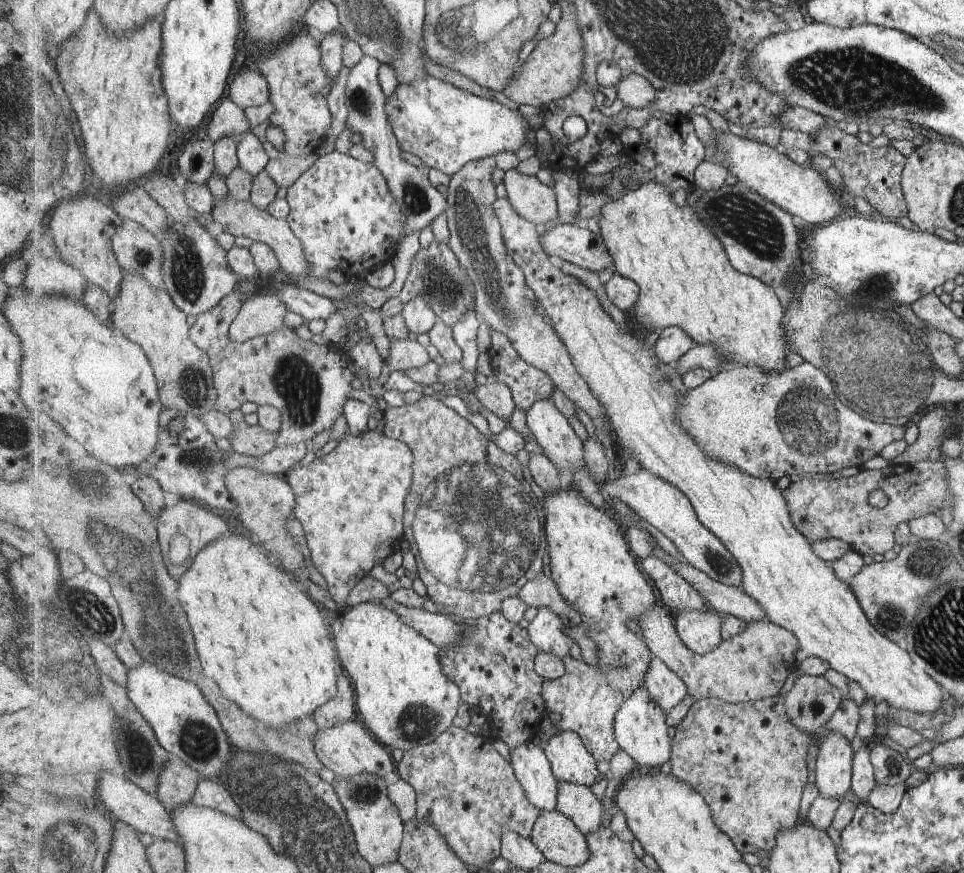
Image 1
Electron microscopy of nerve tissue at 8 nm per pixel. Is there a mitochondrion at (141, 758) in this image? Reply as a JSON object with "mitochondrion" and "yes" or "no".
{"mitochondrion":"yes"}

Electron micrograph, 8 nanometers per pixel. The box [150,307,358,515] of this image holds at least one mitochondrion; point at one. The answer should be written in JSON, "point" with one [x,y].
{"point":[298,386]}

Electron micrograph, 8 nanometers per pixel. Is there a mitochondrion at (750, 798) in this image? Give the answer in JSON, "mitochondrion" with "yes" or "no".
{"mitochondrion":"yes"}

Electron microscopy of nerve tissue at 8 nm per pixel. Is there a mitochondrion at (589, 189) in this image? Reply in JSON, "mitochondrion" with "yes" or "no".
{"mitochondrion":"no"}

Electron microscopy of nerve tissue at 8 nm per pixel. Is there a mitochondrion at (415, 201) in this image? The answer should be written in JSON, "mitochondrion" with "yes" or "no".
{"mitochondrion":"yes"}

